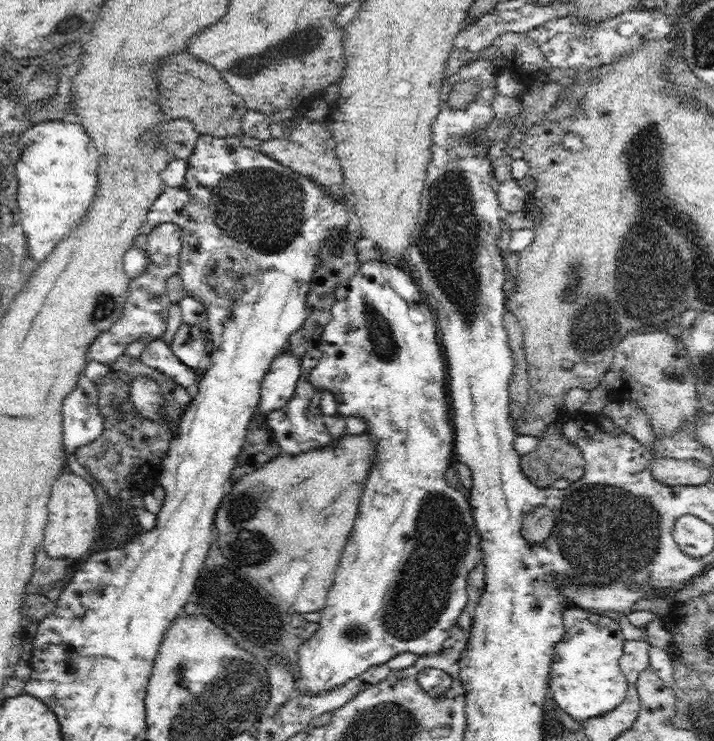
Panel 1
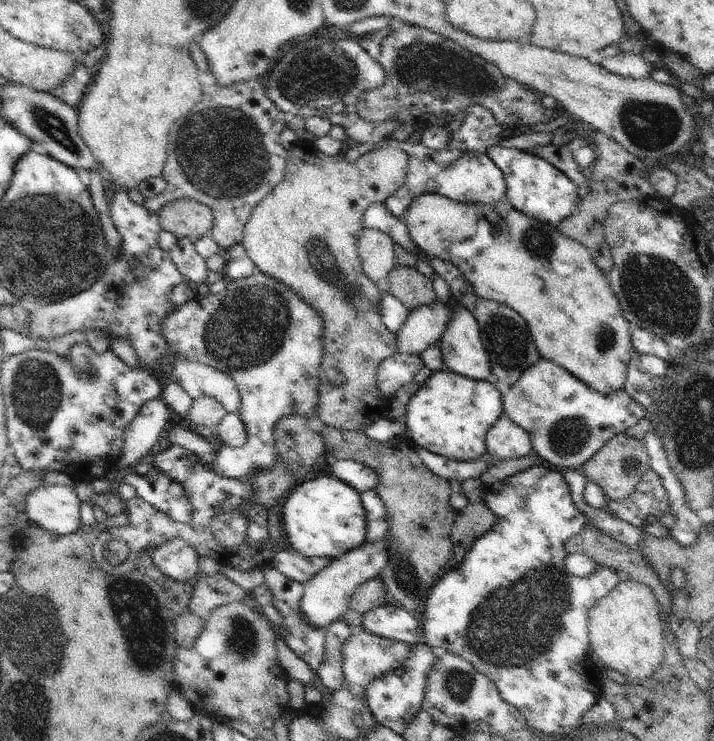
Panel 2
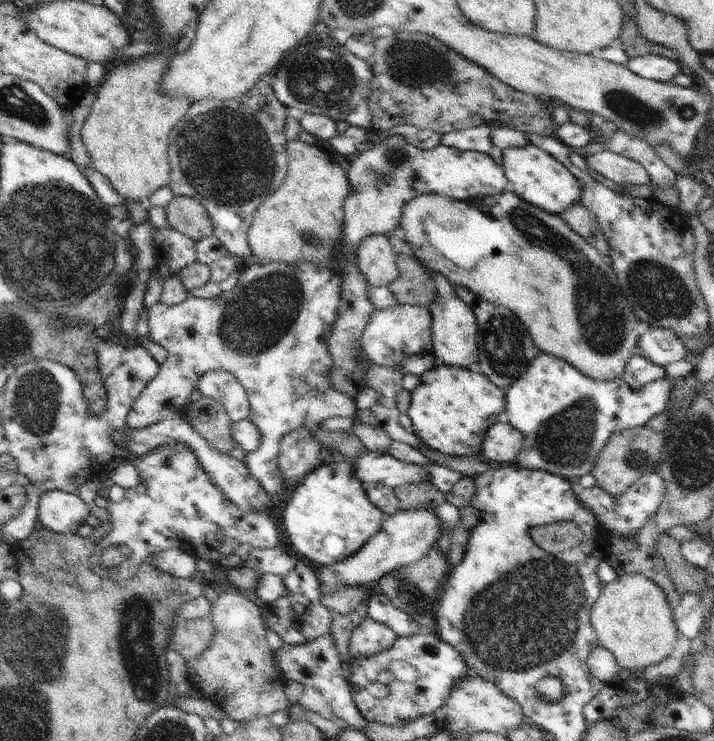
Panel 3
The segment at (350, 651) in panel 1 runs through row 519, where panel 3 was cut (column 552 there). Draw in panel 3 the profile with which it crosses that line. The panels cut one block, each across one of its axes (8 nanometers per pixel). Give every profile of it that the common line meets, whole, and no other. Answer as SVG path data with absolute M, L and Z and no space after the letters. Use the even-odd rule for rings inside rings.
M539 354L530 362L521 377L505 390L505 411L508 414L502 414L502 420L507 420L506 423L517 428L524 436L522 450L513 462L520 468L549 472L576 483L579 478L592 472L600 451L613 432L644 427L650 418L663 413L677 380L691 374L694 367L694 356L689 354L666 366L666 378L650 382L642 390L632 390L622 377L606 382L594 380L565 360L558 360L556 356L548 354Z

